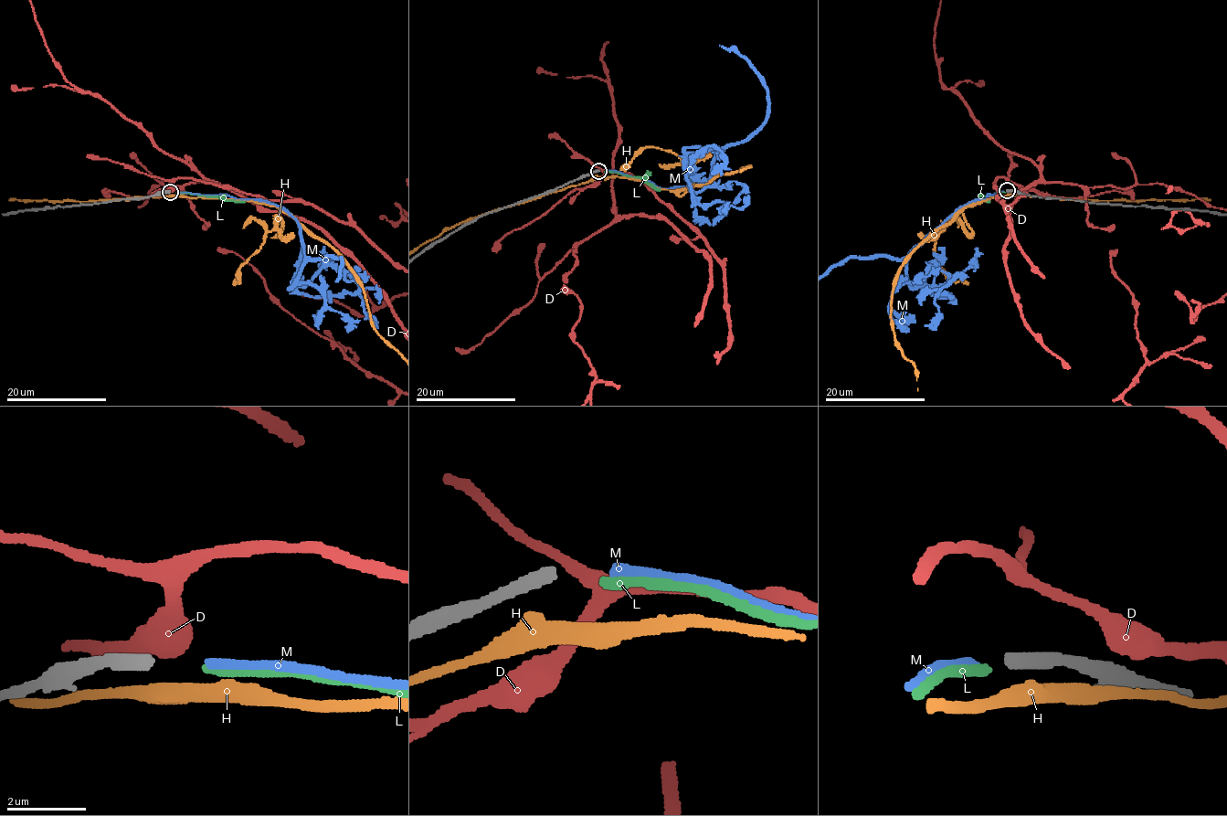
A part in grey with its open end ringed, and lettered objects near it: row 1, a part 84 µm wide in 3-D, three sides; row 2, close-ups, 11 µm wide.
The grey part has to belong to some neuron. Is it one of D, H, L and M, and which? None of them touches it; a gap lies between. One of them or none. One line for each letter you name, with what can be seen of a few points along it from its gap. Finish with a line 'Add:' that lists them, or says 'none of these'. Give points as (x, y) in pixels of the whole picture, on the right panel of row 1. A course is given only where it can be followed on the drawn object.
Add: M

